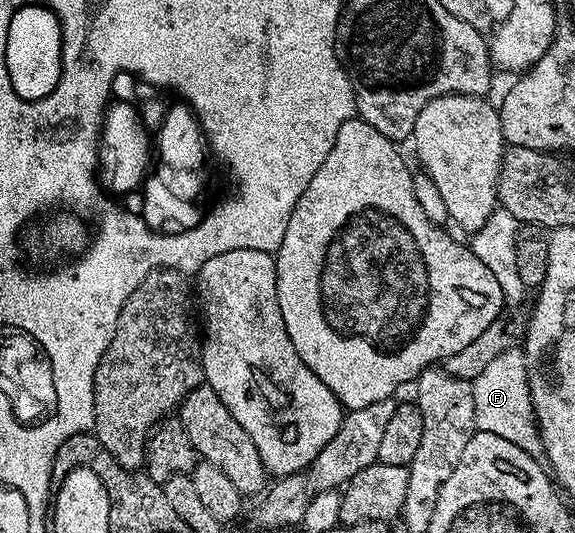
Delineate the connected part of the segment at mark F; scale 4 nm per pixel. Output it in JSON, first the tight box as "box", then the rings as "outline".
{"box":[472,350,543,460],"outline":[[[524,350],[501,351],[499,357],[495,357],[491,365],[487,365],[487,369],[483,369],[483,373],[479,373],[479,377],[472,380],[472,385],[475,401],[473,422],[476,430],[495,433],[495,437],[503,437],[503,441],[511,441],[511,445],[519,445],[523,453],[527,453],[532,459],[540,460],[543,455],[541,433],[537,429],[537,418],[533,412]]]}

